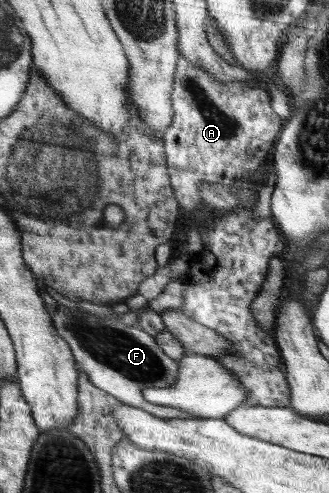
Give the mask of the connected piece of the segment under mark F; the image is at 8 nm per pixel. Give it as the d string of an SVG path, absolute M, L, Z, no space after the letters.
M58 304L57 308L49 309L49 313L58 334L69 344L72 354L76 359L76 365L80 367L81 371L86 373L90 382L95 385L95 387L110 393L113 397L117 398L121 404L144 409L145 412L151 413L155 417L163 419L192 417L185 412L181 412L181 409L169 405L151 404L143 397L144 389L149 389L154 386L159 389L163 389L164 387L169 388L176 383L178 365L176 360L165 355L165 352L157 345L155 338L147 334L138 325L126 325L119 320L97 316L82 309L68 310L60 304Z

